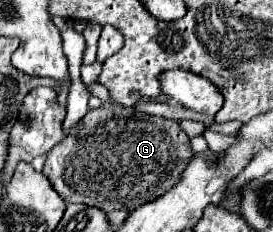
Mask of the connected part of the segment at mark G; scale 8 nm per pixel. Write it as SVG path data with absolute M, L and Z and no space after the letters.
M103 104L83 116L83 126L75 138L65 138L61 144L45 154L45 166L41 174L47 176L47 180L65 202L97 206L103 212L119 208L135 210L137 206L159 198L167 188L171 188L171 184L179 180L179 172L183 172L191 156L193 150L189 146L189 136L179 128L175 120L159 118L159 122L153 122L151 118L141 118L139 114L125 116L117 114L111 104Z

